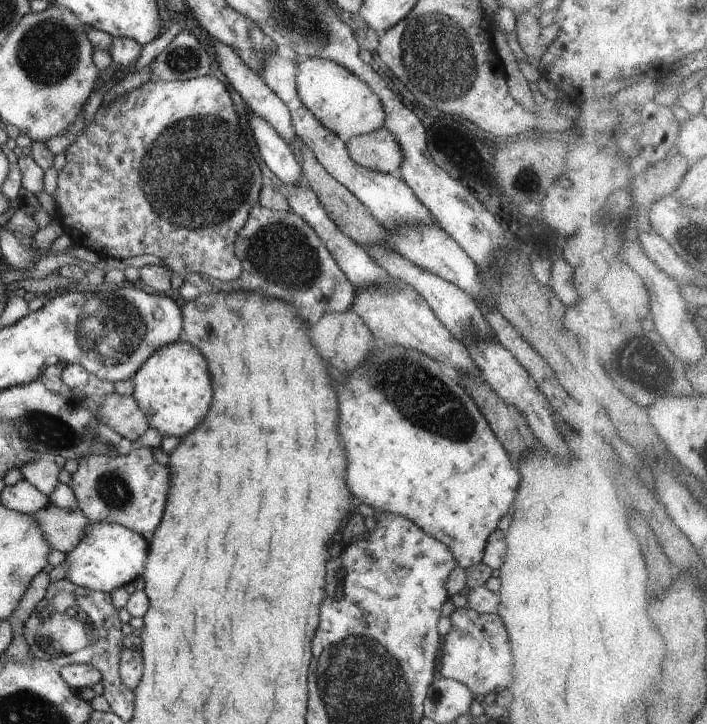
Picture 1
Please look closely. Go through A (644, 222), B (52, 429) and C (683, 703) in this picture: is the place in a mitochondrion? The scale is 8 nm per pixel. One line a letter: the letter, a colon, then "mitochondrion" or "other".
A: other
B: mitochondrion
C: other

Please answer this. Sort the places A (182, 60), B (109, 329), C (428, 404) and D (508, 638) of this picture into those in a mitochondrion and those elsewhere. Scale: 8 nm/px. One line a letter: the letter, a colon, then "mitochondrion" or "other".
A: mitochondrion
B: mitochondrion
C: mitochondrion
D: other

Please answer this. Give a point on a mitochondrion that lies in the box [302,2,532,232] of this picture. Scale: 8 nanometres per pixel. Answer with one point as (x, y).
(437, 55)

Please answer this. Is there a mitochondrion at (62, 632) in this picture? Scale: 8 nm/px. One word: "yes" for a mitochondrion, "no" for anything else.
yes

